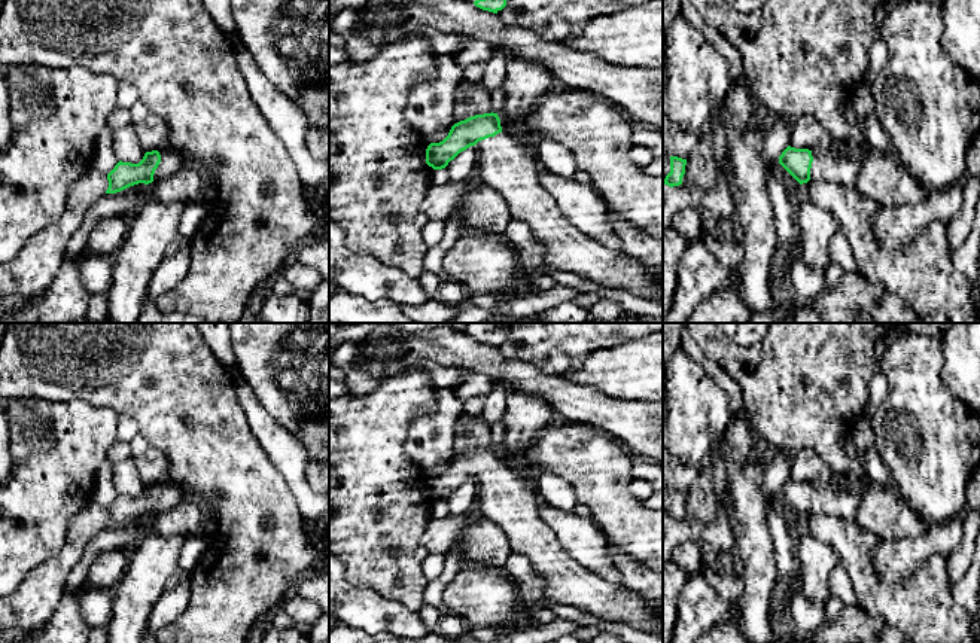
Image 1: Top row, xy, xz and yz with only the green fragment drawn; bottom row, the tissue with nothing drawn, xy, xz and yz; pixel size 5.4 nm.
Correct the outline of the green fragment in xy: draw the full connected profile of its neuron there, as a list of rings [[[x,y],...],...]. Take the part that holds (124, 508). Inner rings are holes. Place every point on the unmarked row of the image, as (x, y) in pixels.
[[[171,479],[146,485],[139,497],[119,494],[107,508],[109,521],[106,527],[116,527],[139,516],[149,518],[162,514],[186,499],[191,499],[189,491]]]

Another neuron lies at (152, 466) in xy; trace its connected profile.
[[[150,447],[143,455],[134,457],[137,472],[146,485],[161,484],[170,479],[167,455]]]

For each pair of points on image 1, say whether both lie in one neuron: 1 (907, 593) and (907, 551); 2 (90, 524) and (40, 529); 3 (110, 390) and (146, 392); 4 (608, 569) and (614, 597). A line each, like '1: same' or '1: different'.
1: different
2: different
3: same
4: different

